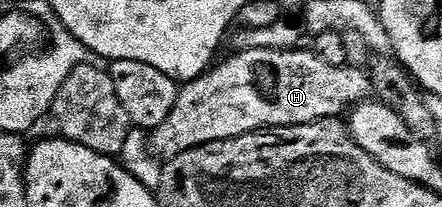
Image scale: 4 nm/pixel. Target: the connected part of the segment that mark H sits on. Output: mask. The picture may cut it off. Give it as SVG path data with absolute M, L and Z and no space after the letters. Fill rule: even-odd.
M240 49L235 52L237 55L225 63L217 62L197 79L183 84L174 109L170 109L170 117L166 117L162 125L151 128L150 142L153 151L161 160L167 161L195 147L242 137L266 127L293 127L316 123L319 119L334 119L351 112L359 103L373 98L371 77L365 68L326 65L326 61L322 61L315 50L304 50Z

